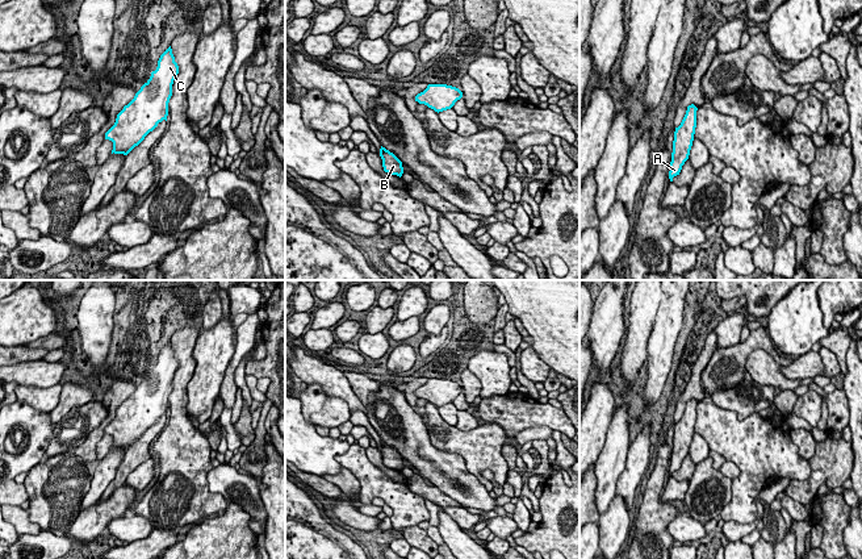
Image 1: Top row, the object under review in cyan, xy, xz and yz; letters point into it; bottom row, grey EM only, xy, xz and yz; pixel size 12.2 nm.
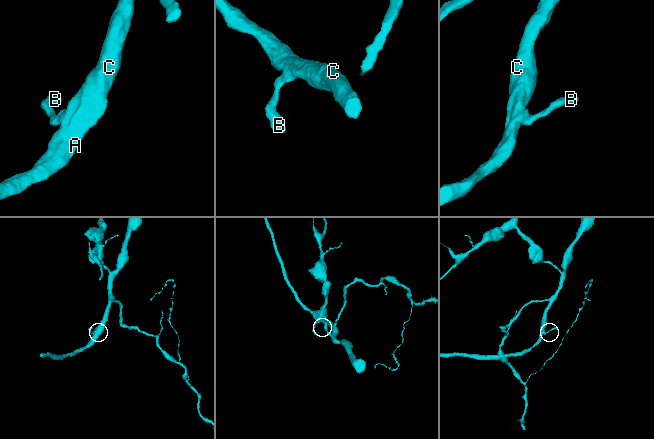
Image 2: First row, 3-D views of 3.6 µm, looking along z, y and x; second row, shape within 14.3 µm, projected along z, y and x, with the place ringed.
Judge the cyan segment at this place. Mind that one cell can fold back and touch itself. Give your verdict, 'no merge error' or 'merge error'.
no merge error

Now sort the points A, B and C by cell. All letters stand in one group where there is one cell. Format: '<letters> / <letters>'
A B C

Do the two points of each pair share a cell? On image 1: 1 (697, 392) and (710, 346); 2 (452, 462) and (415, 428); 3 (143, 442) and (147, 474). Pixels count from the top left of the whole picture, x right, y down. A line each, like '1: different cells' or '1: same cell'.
1: same cell
2: same cell
3: different cells

